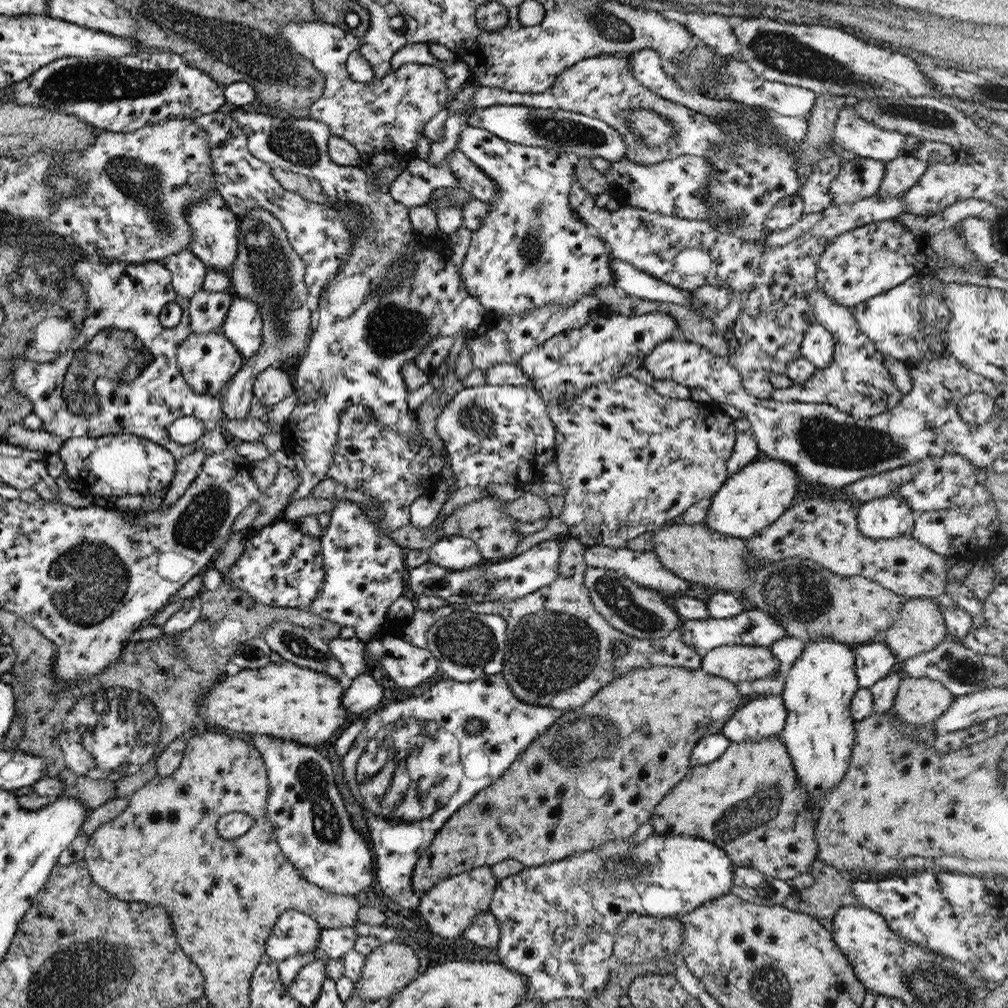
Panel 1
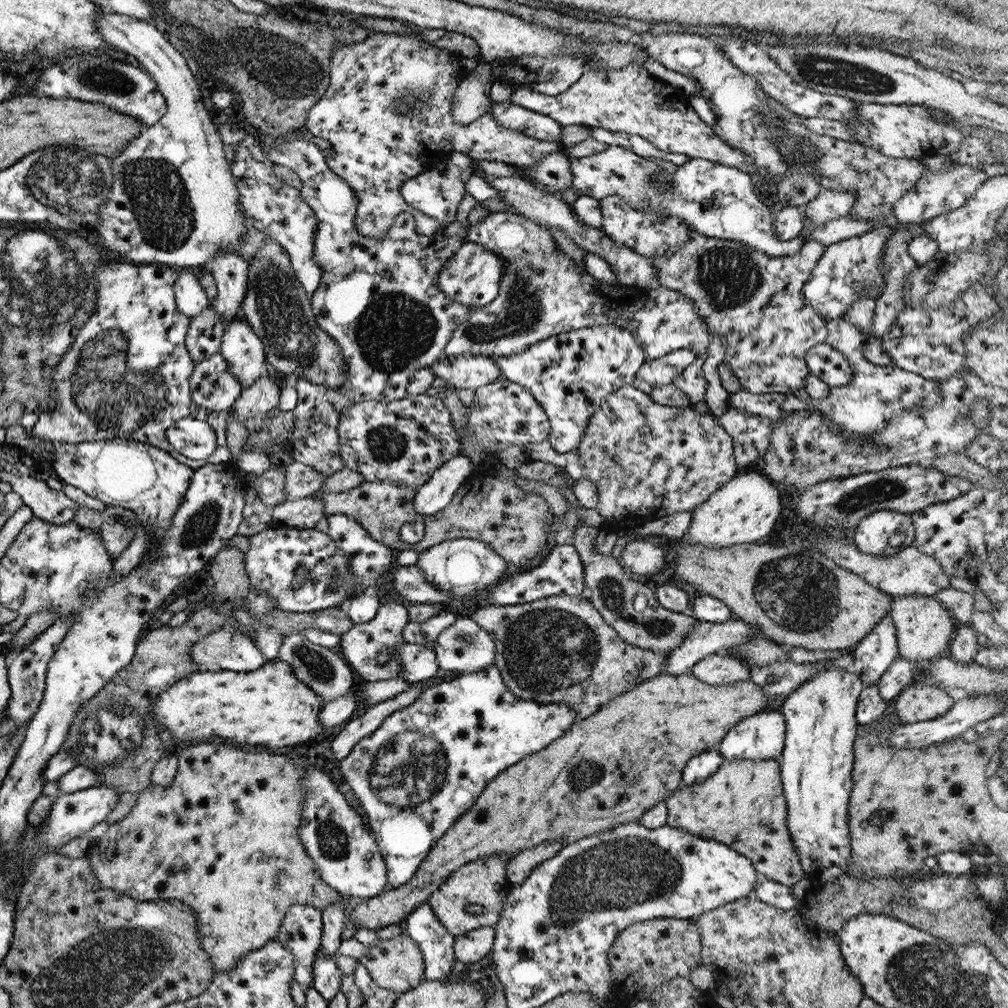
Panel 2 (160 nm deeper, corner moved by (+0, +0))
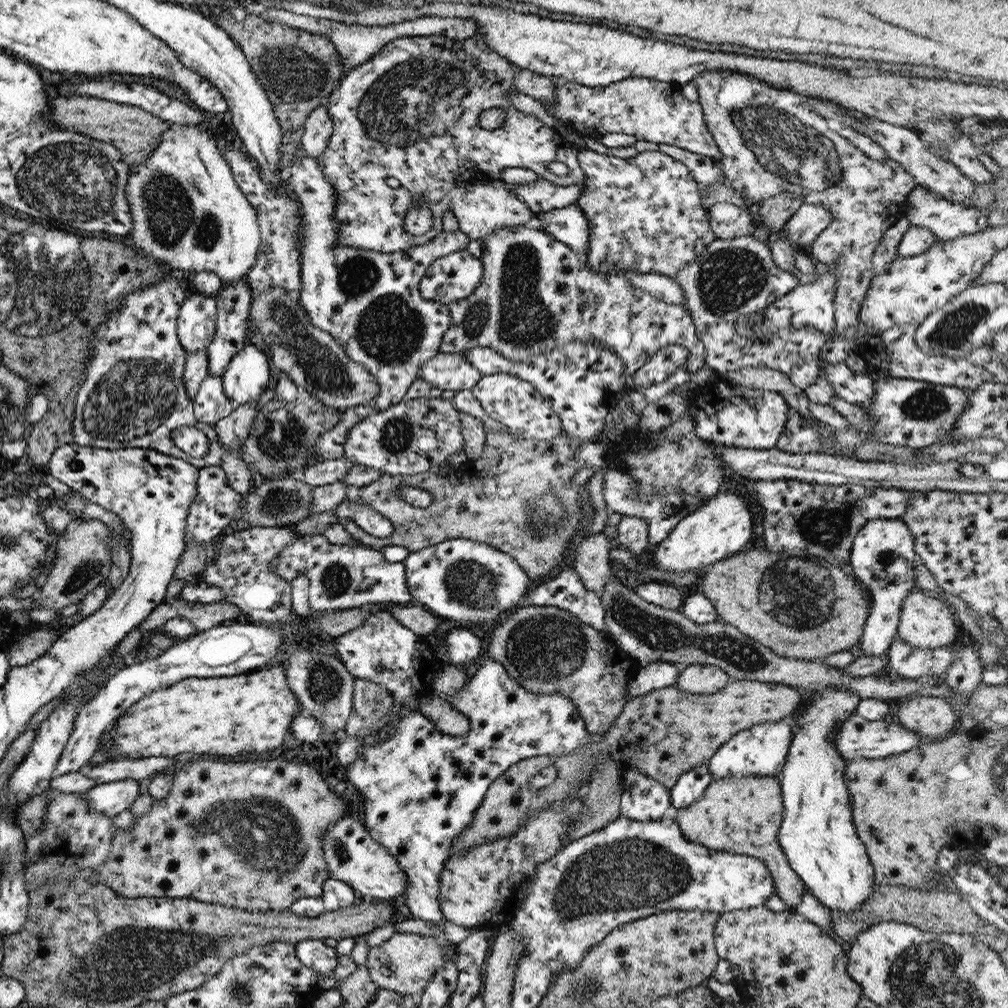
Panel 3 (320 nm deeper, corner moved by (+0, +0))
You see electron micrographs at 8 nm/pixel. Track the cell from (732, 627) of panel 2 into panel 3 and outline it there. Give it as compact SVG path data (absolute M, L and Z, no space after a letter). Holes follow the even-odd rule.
M651 662L641 668L626 682L626 698L643 696L650 690L669 687L675 682L680 668L672 662Z

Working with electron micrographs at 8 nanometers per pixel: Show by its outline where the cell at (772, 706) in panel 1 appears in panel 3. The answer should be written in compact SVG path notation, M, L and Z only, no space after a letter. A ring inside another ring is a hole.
M790 721L765 722L740 730L715 750L707 761L706 767L712 780L719 780L735 774L754 774L755 776L778 776L785 764L787 749L792 739Z

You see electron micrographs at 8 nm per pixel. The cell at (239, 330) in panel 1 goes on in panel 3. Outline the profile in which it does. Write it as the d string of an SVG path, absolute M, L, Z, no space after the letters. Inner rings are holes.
M249 341L233 355L225 372L220 376L225 396L233 402L256 402L269 385L268 357Z

